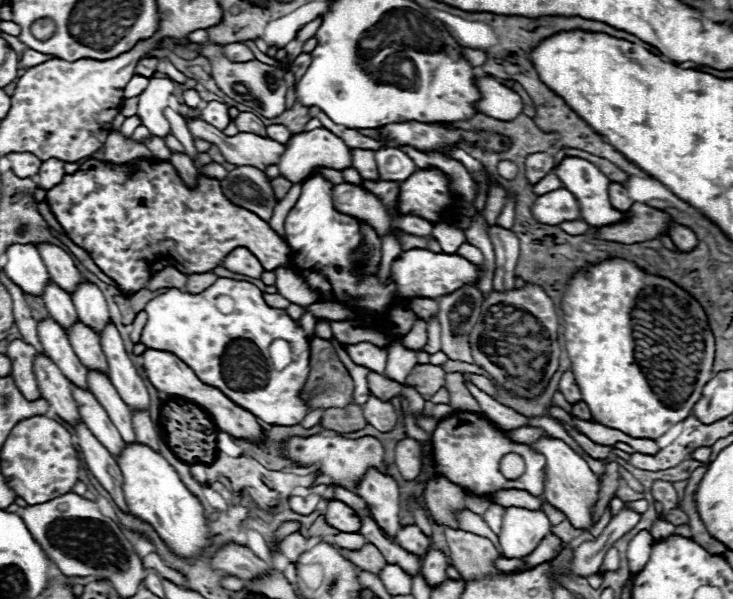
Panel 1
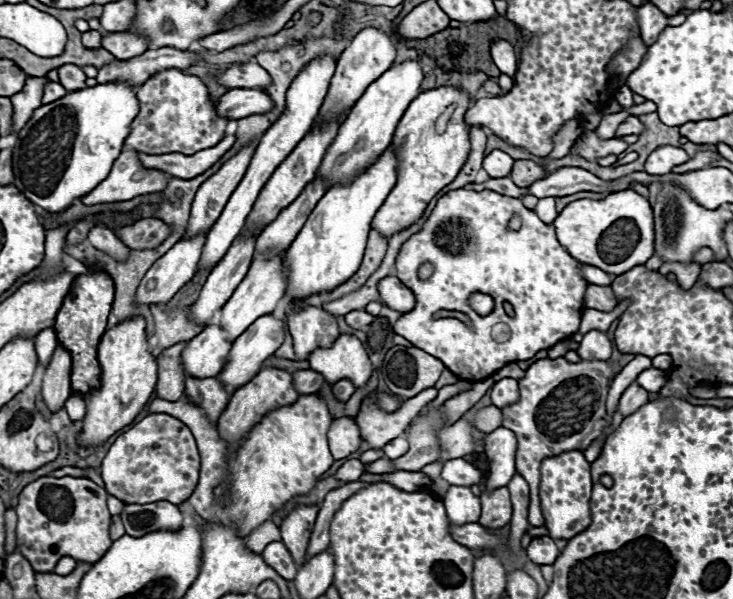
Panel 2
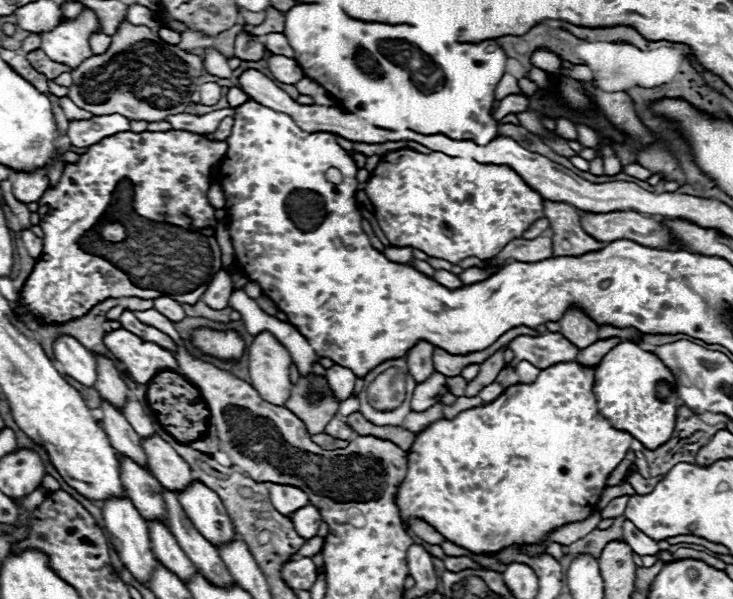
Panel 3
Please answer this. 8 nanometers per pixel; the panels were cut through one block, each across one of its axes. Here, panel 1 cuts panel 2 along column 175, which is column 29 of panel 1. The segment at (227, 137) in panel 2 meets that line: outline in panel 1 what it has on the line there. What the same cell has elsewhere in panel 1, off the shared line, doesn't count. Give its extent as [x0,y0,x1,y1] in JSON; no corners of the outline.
[6,152,42,178]

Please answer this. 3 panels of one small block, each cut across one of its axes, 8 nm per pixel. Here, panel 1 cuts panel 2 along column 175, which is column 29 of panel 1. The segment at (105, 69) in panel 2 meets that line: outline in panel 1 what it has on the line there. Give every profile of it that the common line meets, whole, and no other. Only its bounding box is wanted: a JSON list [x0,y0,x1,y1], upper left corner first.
[20,48,50,68]

